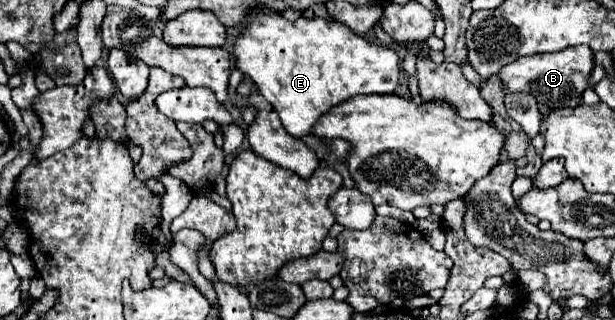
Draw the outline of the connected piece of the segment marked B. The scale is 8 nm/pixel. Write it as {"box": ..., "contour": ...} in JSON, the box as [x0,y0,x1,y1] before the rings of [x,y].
{"box":[498,45,594,109],"contour":[[[579,45],[568,47],[566,51],[556,51],[546,55],[528,55],[528,57],[516,59],[514,63],[502,67],[498,77],[502,81],[504,93],[524,91],[534,95],[540,105],[558,109],[558,107],[578,107],[582,103],[582,93],[588,87],[592,69],[594,69],[594,53],[587,45]]]}

